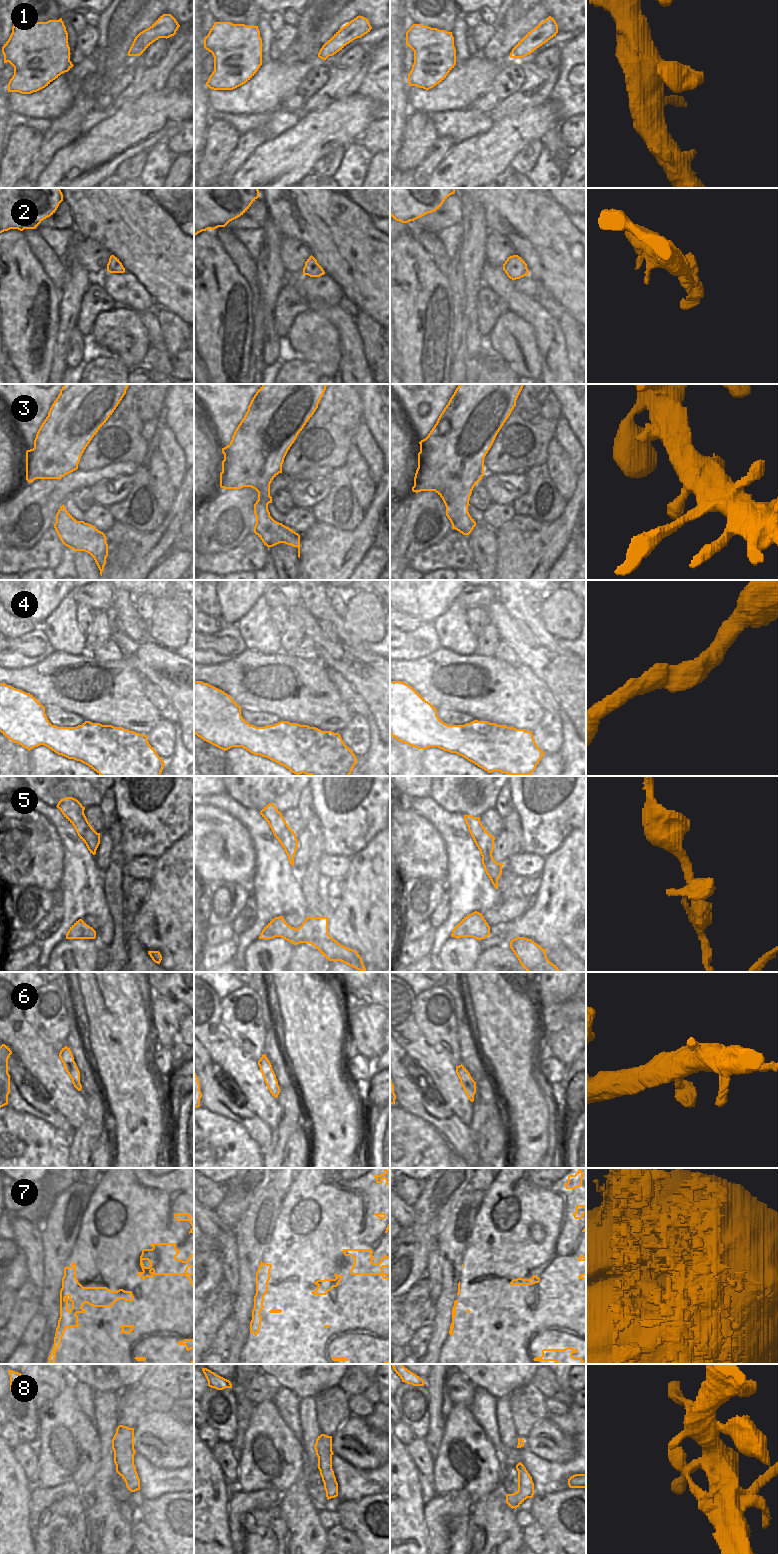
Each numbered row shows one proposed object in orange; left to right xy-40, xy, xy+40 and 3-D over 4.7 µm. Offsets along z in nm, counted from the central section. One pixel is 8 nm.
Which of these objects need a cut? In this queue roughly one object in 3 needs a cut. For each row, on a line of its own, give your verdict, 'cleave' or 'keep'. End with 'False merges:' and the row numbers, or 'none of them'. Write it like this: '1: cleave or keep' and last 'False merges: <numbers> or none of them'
1: keep
2: cleave
3: keep
4: keep
5: keep
6: keep
7: keep
8: keep
False merges: 2

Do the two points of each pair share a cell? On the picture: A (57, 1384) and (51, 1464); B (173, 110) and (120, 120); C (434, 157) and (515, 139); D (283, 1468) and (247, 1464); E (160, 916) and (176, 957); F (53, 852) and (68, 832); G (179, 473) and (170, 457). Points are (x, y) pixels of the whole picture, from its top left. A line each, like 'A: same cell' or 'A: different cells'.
A: different cells
B: same cell
C: different cells
D: same cell
E: same cell
F: different cells
G: same cell

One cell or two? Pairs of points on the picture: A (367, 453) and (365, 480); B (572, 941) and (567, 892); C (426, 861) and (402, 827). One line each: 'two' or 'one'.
A: two
B: two
C: one

